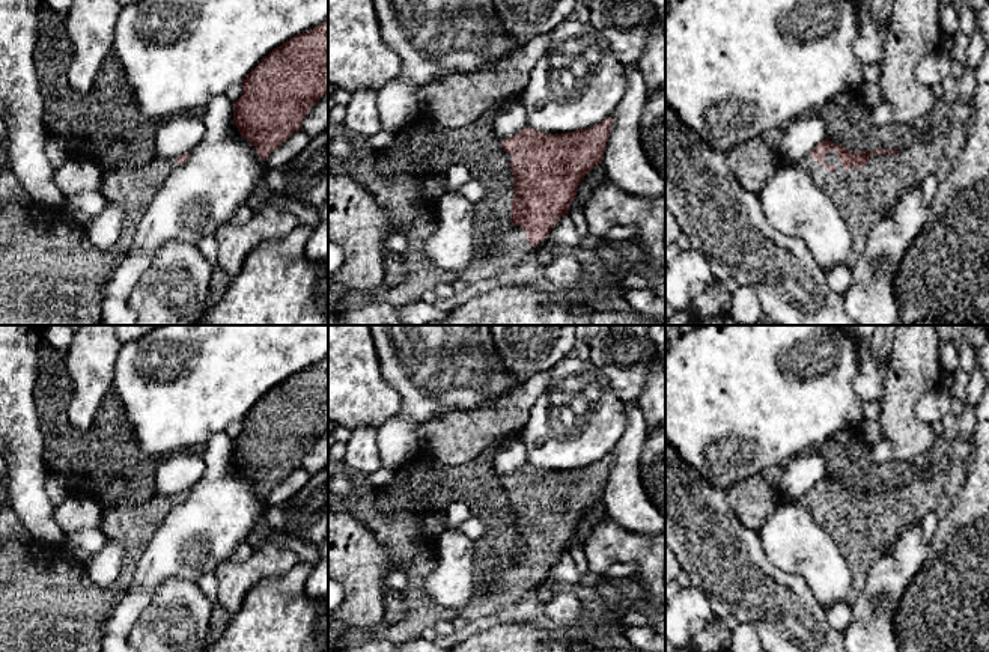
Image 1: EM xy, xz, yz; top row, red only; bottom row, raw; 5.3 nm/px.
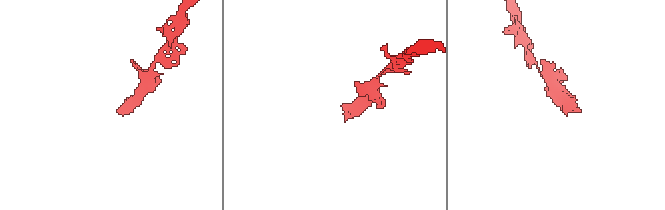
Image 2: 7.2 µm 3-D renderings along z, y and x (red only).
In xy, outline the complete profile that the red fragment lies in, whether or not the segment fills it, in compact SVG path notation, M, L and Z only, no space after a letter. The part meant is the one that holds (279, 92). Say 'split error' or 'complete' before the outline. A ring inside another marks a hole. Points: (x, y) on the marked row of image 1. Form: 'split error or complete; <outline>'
complete; M328 18L318 27L274 48L242 81L242 95L233 101L239 134L266 161L271 152L303 128L310 108L328 93Z

